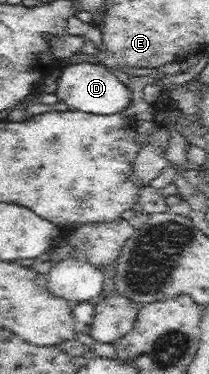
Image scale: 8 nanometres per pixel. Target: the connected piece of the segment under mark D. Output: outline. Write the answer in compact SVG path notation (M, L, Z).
M75 63L62 68L55 95L66 103L70 110L98 115L124 112L131 105L129 87L115 77L105 65L99 63Z

